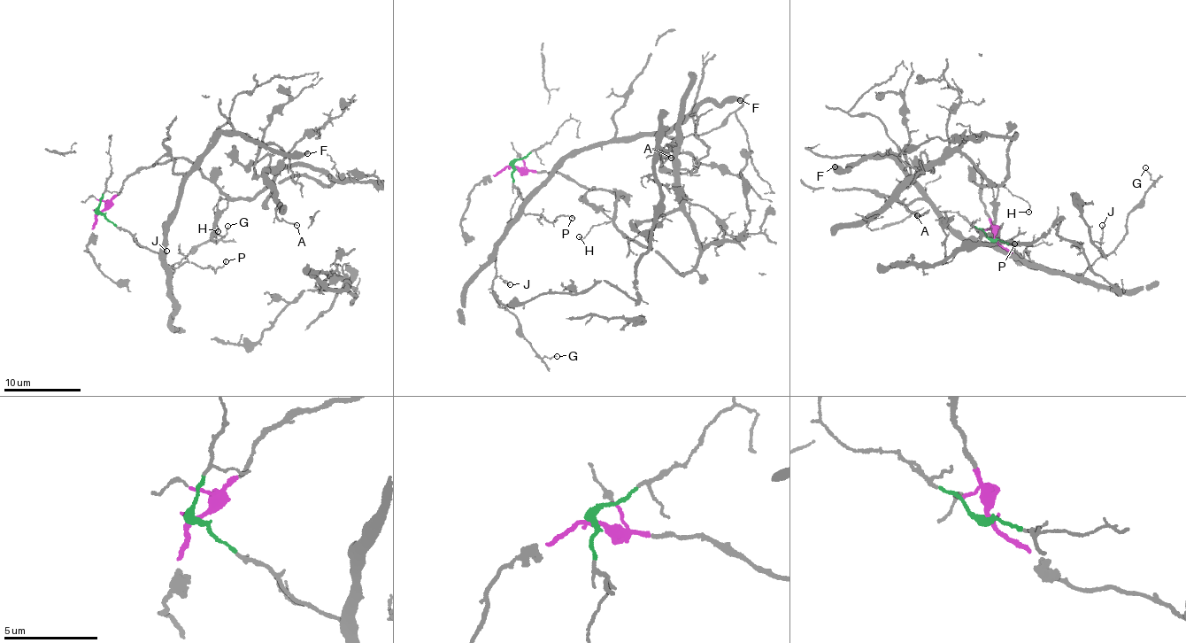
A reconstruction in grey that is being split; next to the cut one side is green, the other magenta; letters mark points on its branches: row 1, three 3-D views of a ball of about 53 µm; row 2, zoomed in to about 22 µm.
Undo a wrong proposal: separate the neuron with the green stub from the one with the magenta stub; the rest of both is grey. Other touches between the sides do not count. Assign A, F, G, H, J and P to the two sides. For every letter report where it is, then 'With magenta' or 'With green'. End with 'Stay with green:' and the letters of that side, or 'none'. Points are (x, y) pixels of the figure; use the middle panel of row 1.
A: Place: (671, 158). With magenta
F: Place: (740, 100). With green
G: Place: (557, 356). With green
H: Place: (579, 236). With magenta
J: Place: (510, 284). With green
P: Place: (572, 218). With green
Stay with green: F, G, J, P

